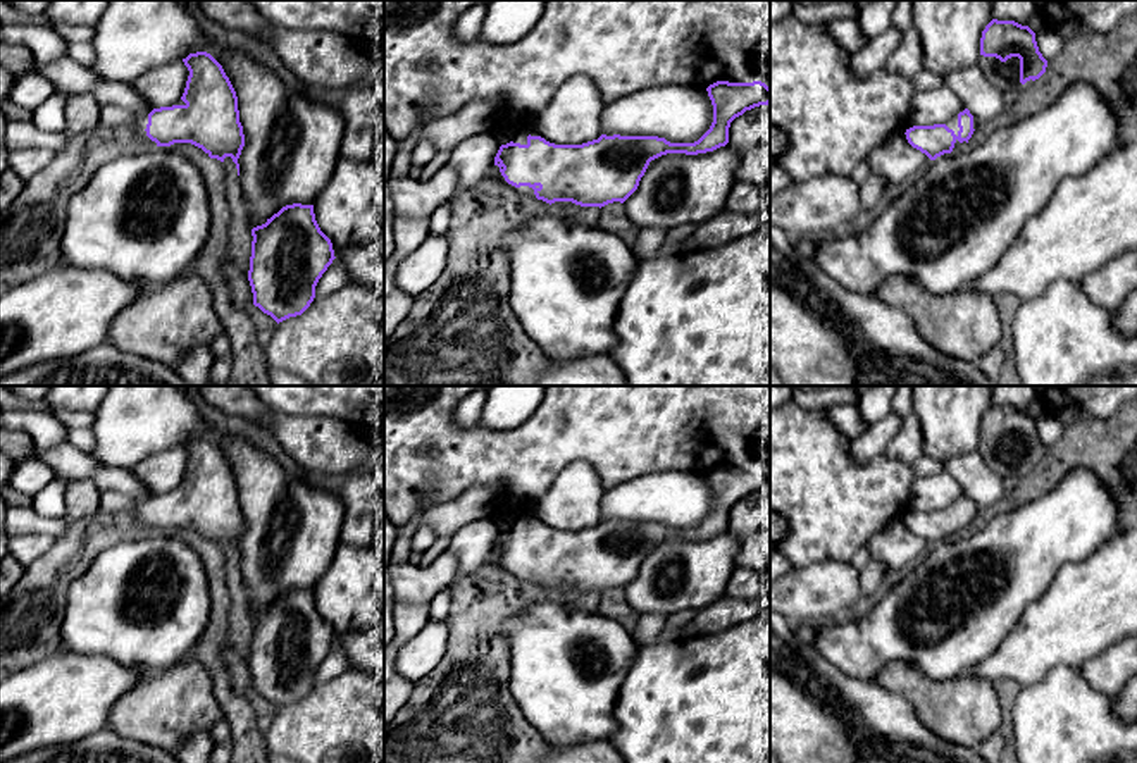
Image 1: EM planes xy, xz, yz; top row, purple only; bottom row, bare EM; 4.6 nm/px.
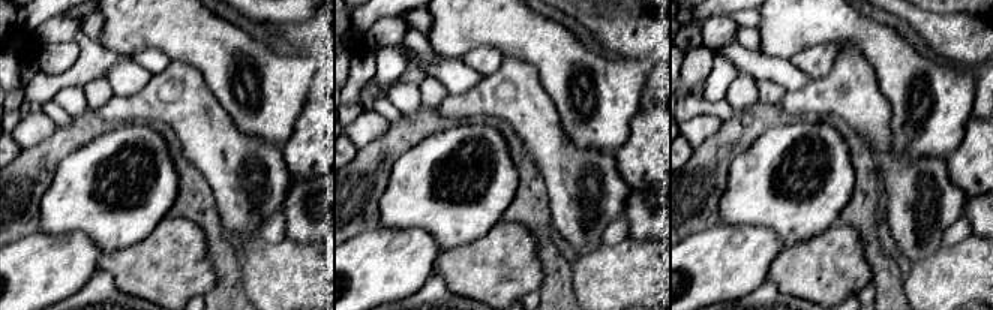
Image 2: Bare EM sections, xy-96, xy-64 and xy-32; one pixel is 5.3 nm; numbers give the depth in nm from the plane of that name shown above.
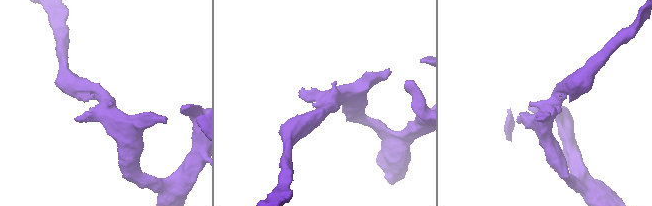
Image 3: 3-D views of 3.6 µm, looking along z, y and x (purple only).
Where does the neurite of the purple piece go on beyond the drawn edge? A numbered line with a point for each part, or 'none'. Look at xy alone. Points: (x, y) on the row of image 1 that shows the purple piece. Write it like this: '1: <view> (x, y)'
1: xy (138, 130)

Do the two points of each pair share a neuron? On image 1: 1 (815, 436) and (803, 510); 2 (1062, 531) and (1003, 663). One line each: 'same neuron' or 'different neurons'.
1: same neuron
2: different neurons

